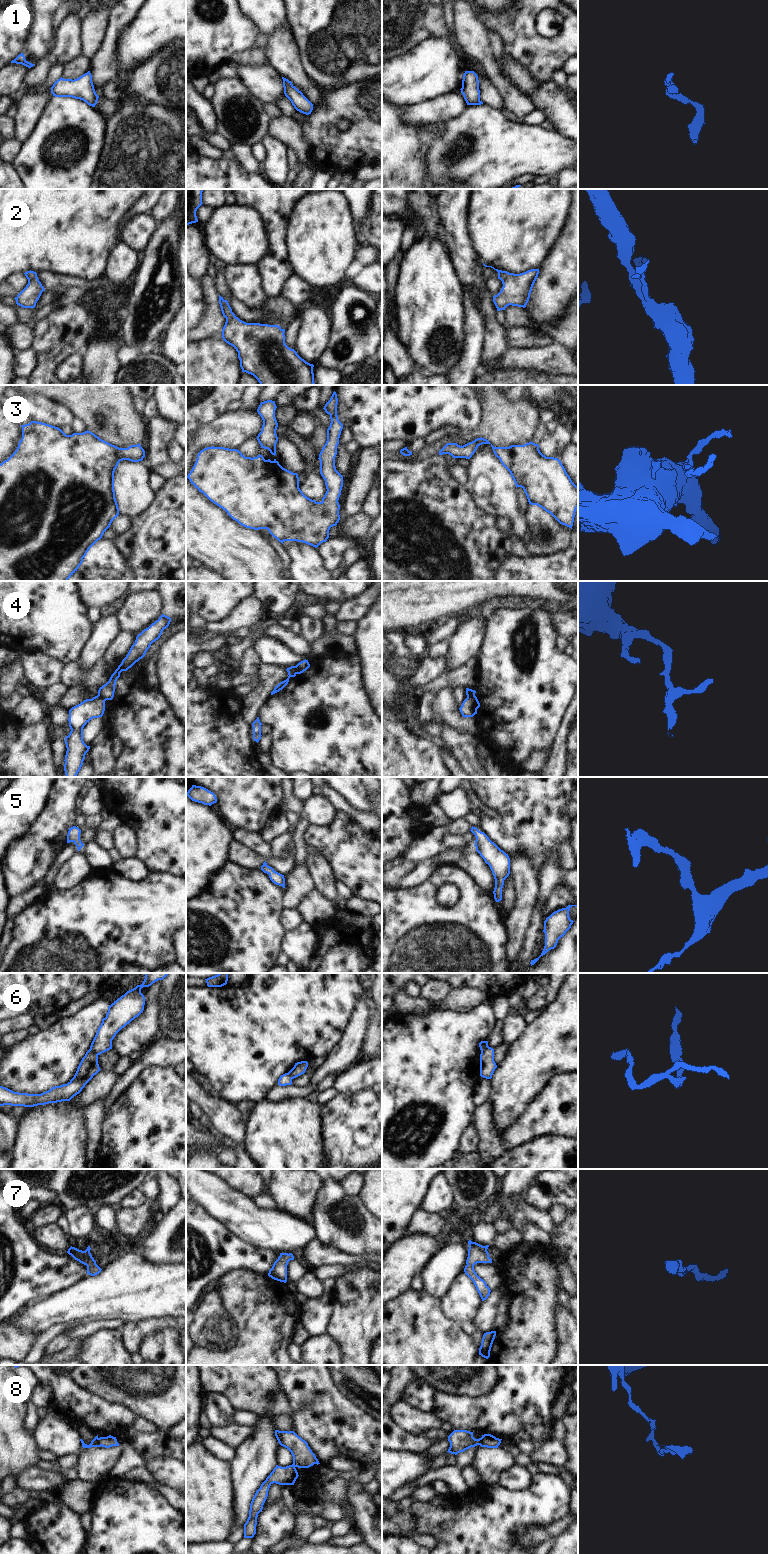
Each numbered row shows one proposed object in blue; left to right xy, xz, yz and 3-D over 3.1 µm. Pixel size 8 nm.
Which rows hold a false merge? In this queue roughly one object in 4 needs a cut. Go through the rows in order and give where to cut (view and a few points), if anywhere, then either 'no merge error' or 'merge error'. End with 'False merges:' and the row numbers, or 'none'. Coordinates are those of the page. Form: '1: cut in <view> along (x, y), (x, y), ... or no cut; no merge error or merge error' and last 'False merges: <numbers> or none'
1: no cut; no merge error
2: no cut; no merge error
3: no cut; no merge error
4: cut in xy along (98, 694), (105, 700); merge error
5: no cut; no merge error
6: cut in xy along (90, 1048), (97, 1055); merge error
7: no cut; no merge error
8: cut in xy along (98, 1438), (97, 1446); merge error
False merges: 4, 6, 8

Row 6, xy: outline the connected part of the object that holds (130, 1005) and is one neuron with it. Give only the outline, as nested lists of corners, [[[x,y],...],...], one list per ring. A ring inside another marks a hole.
[[[145,973],[141,985],[127,991],[108,1007],[106,1017],[102,1019],[90,1049],[100,1055],[112,1049],[112,1040],[116,1034],[138,1017],[144,1010],[145,997],[141,993],[143,987],[149,987],[158,980],[163,980],[168,973]]]

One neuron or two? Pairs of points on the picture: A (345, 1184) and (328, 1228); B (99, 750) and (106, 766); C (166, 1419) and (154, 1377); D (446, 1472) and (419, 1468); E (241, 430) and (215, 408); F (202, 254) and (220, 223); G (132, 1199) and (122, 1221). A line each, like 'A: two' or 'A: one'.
A: two
B: one
C: one
D: two
E: two
F: two
G: two

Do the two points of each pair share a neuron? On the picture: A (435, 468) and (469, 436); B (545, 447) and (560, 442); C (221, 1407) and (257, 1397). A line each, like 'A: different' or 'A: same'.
A: different
B: same
C: different

